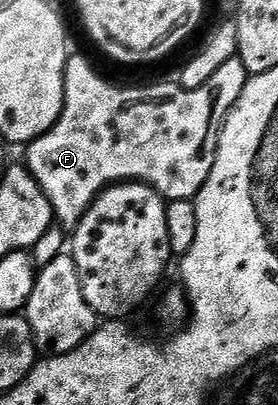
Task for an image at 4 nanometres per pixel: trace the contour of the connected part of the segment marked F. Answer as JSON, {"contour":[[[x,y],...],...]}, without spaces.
{"contour":[[[77,54],[70,55],[65,64],[65,105],[61,111],[61,116],[55,122],[55,126],[51,126],[51,130],[47,130],[39,139],[32,140],[27,145],[26,152],[29,153],[23,157],[30,174],[35,178],[35,182],[39,182],[43,194],[47,194],[47,202],[51,202],[56,223],[65,230],[76,228],[85,211],[93,205],[97,196],[111,184],[123,184],[126,182],[150,184],[160,196],[165,197],[166,201],[193,200],[196,198],[199,190],[203,190],[207,178],[211,178],[211,166],[215,166],[215,158],[219,150],[219,138],[225,125],[225,119],[229,116],[229,111],[235,106],[235,102],[239,102],[250,75],[250,72],[243,66],[243,62],[239,58],[235,58],[231,62],[226,62],[207,82],[203,82],[203,86],[199,86],[199,90],[187,90],[182,88],[180,83],[177,82],[173,82],[173,84],[153,84],[150,88],[120,88],[117,84],[108,84],[89,65],[87,57],[77,56]]]}

